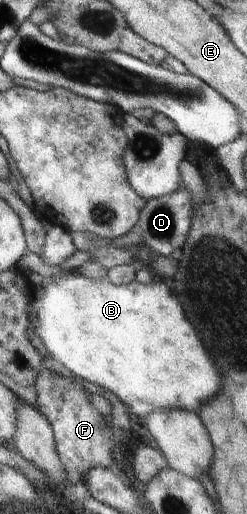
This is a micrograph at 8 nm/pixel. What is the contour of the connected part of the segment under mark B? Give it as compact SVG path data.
M77 271L76 274L68 274L68 276L60 276L54 280L48 280L47 284L42 283L42 288L38 290L38 300L30 302L30 318L28 318L28 326L34 330L34 333L42 341L50 358L62 364L75 376L79 376L84 380L94 383L108 391L114 393L128 408L128 414L136 417L138 420L144 419L146 414L156 412L156 410L172 410L172 408L182 408L182 410L190 410L190 412L198 413L202 408L202 404L206 404L208 400L212 400L218 395L222 388L222 376L220 370L216 368L214 360L210 356L206 356L206 348L202 346L194 326L188 322L188 318L184 316L182 306L178 304L178 300L174 298L172 290L166 284L160 282L151 282L150 284L140 284L137 281L131 281L125 284L113 284L107 280L90 280Z

